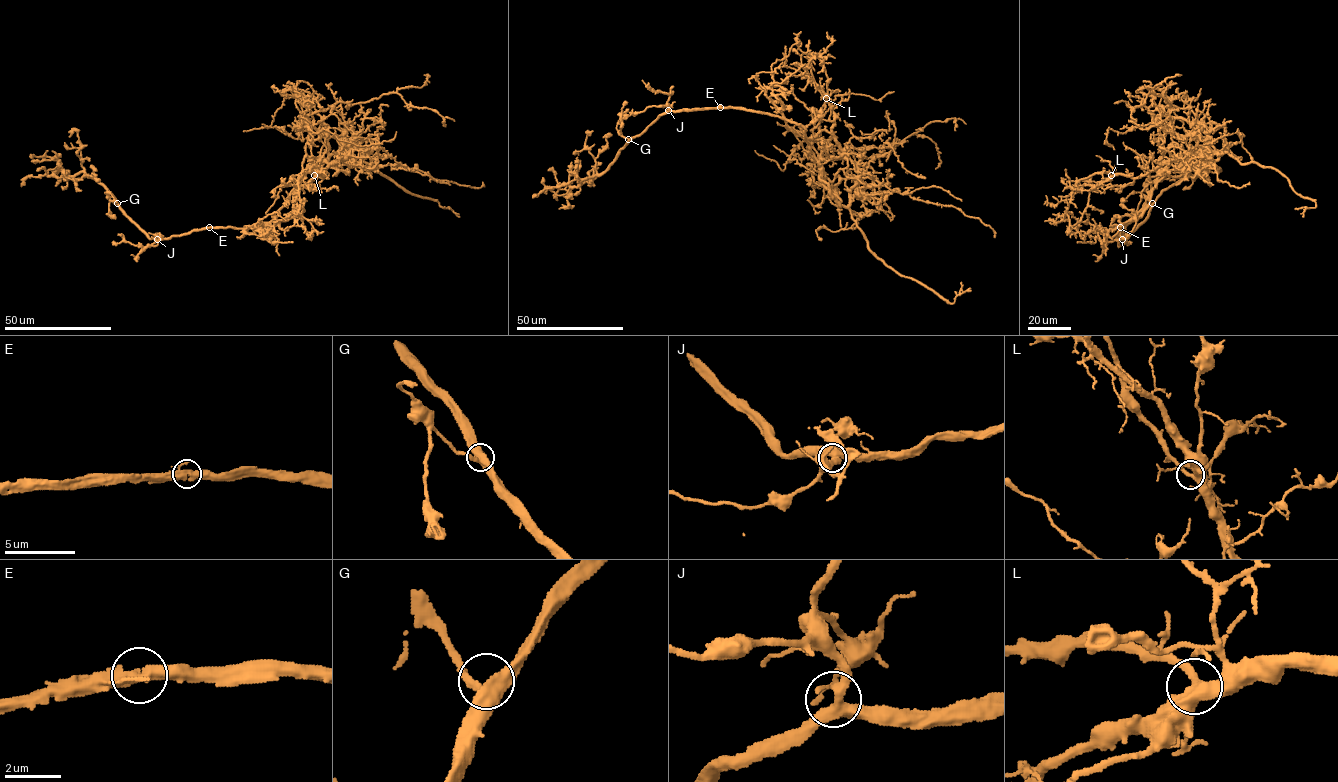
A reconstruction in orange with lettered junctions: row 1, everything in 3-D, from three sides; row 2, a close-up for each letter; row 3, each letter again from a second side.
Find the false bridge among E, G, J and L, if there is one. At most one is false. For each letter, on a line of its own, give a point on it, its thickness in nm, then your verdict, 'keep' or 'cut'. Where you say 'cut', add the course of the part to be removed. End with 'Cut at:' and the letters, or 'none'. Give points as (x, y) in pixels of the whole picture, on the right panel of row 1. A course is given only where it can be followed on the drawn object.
E: place (1120, 227); calibre 400 nm; keep
G: place (1152, 203); calibre 440 nm; keep
J: place (1122, 239); calibre 420 nm; keep
L: place (1111, 175); calibre 360 nm; keep
Cut at: none

